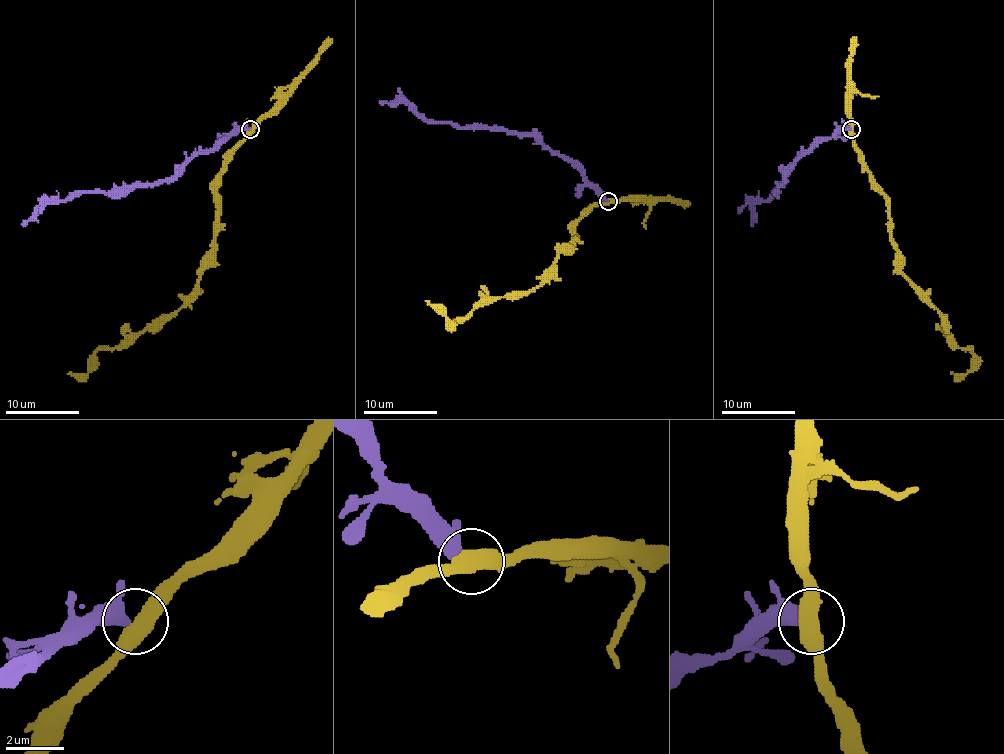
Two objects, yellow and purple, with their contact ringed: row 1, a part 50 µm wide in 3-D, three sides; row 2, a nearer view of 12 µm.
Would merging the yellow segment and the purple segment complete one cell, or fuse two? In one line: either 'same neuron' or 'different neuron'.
different neuron

